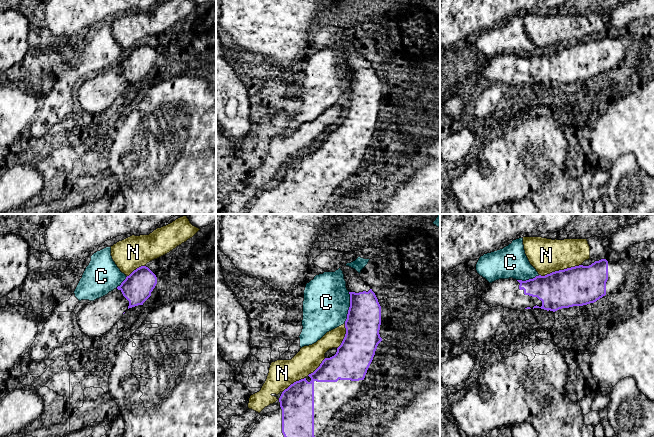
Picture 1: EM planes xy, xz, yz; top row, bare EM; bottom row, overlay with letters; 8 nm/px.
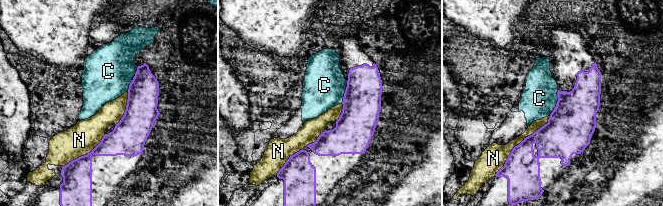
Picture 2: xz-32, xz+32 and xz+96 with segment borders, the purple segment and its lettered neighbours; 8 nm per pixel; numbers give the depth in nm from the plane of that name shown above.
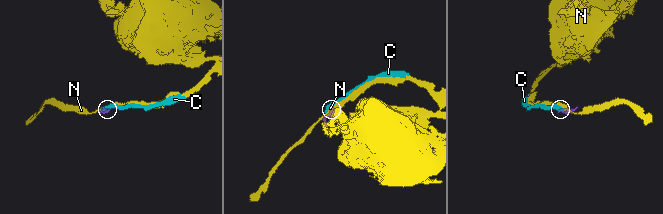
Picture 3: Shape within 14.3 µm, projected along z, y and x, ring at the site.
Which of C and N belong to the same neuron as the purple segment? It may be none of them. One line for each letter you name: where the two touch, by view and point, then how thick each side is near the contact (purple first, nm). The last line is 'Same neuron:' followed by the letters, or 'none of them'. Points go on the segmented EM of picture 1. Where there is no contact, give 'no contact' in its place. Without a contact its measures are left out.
Same neuron: none of them

